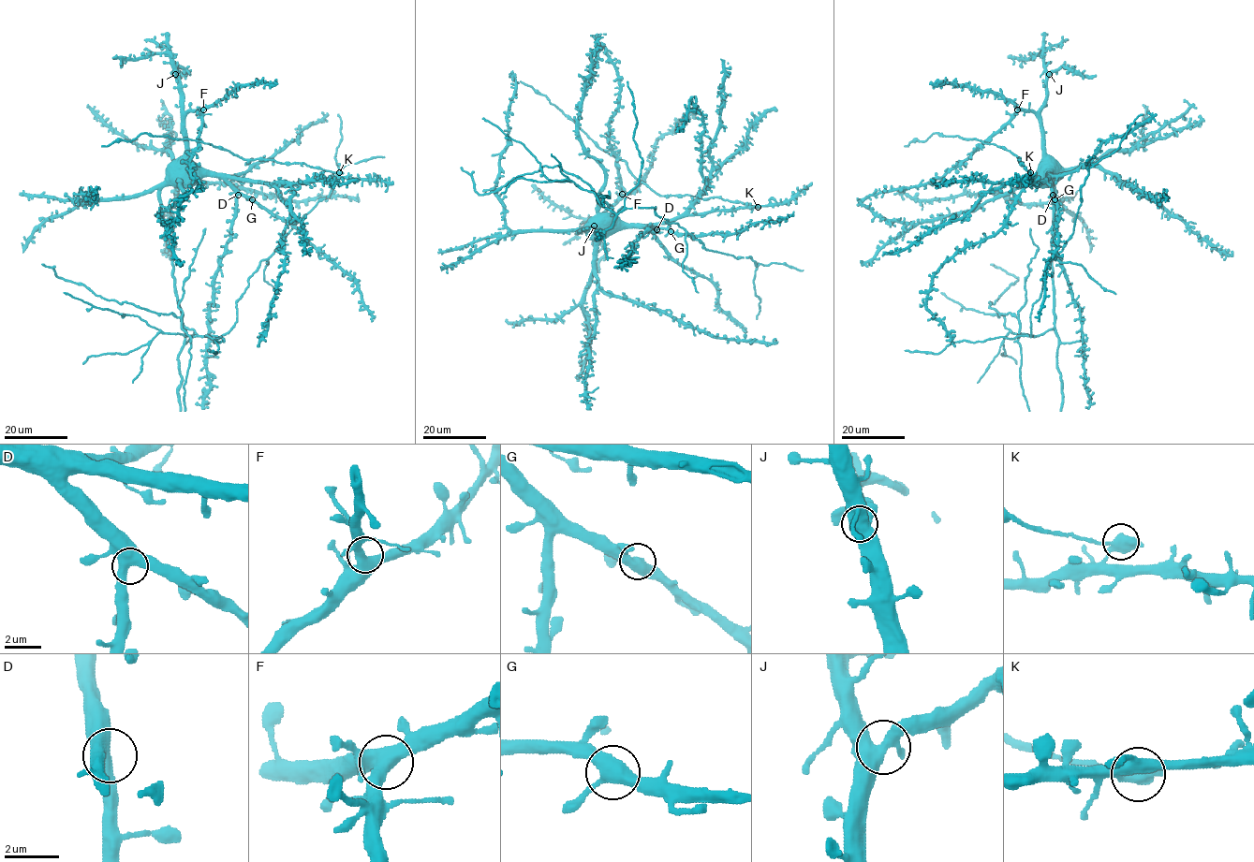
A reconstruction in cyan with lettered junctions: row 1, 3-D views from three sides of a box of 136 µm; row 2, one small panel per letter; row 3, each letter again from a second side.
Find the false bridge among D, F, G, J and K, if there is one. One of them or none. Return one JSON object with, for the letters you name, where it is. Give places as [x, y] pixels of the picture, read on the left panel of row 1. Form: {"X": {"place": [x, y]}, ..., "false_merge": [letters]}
{"K": {"place": [339, 172]}, "false_merge": ["K"]}

